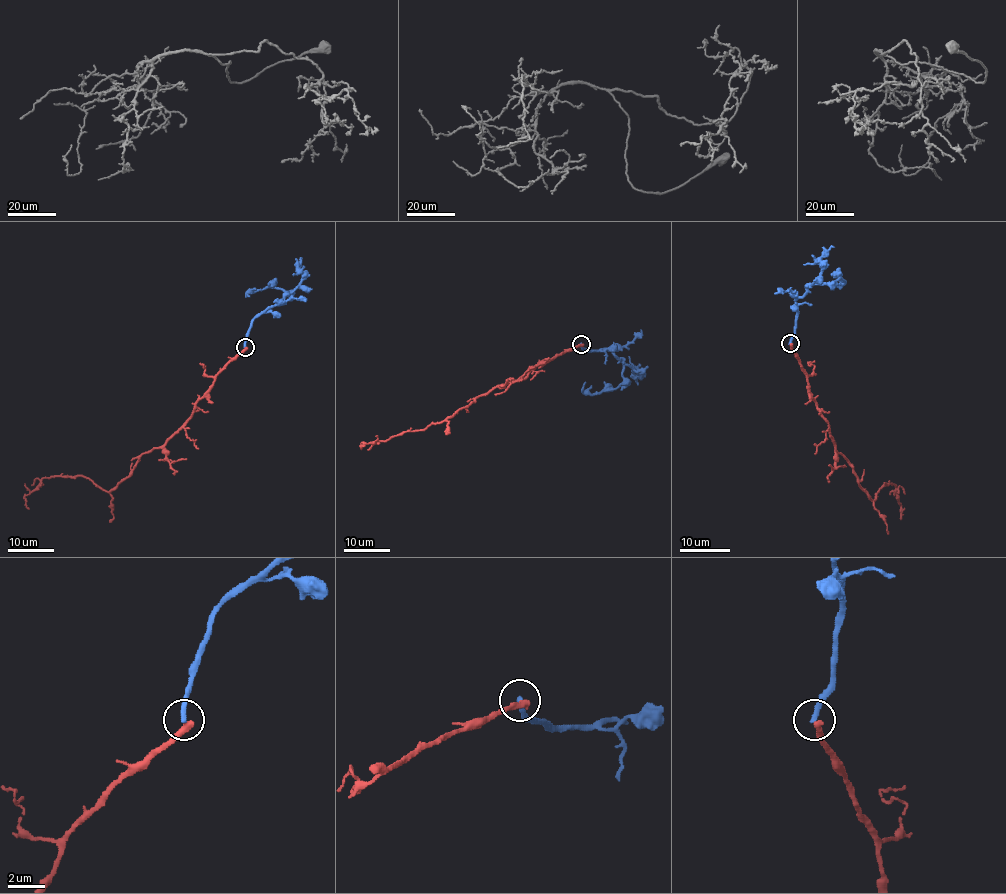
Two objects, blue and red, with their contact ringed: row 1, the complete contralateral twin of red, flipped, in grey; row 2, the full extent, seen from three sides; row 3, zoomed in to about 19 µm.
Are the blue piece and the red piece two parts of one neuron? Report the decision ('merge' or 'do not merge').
do not merge

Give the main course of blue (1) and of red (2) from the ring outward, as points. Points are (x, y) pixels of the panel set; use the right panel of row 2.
1: (790, 343), (795, 328), (795, 301), (811, 284), (830, 284), (839, 278), (845, 283), (831, 288)
2: (790, 344), (806, 375), (807, 394), (827, 424), (835, 449), (873, 501), (885, 483), (896, 486), (900, 518)

